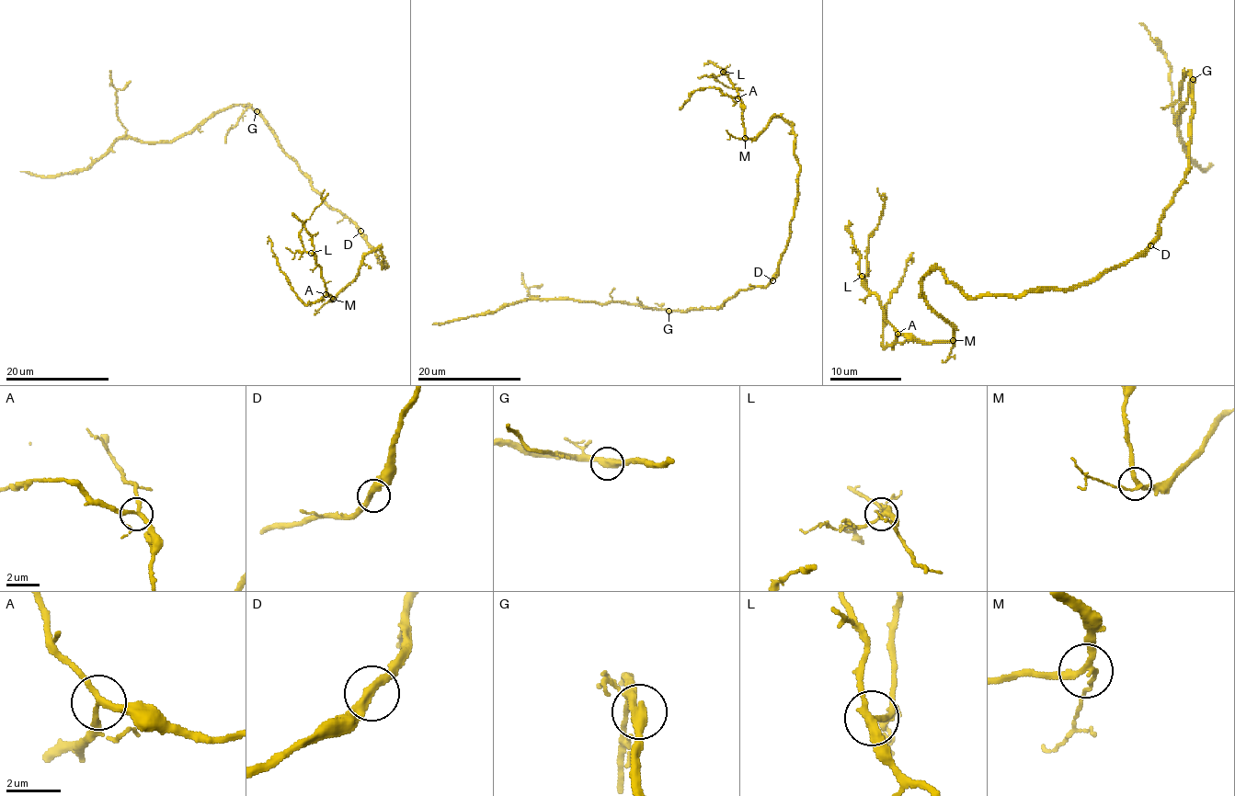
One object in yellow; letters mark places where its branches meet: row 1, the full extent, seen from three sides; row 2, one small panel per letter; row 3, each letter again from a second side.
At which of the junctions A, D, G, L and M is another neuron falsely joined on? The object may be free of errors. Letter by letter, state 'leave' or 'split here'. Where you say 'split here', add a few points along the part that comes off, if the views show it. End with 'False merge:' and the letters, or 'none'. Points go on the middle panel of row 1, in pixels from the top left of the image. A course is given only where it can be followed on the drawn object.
A: leave
D: leave
G: leave
L: leave
M: leave
False merge: none

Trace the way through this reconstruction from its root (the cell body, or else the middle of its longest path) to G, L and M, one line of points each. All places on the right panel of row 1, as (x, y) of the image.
G: (1149, 245), (1159, 234), (1162, 211), (1184, 181), (1188, 166), (1190, 119), (1194, 111), (1194, 79)
L: (1149, 245), (1017, 296), (967, 298), (933, 268), (922, 294), (953, 328), (937, 342), (908, 340), (862, 276)
M: (1149, 245), (1085, 283), (1017, 296), (967, 298), (933, 268), (922, 279), (922, 294), (953, 328), (953, 340)

